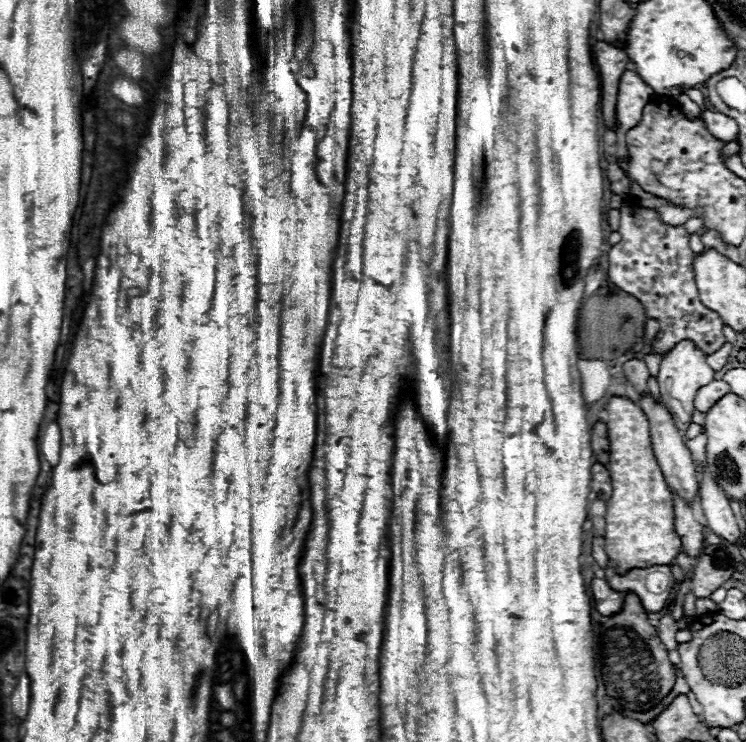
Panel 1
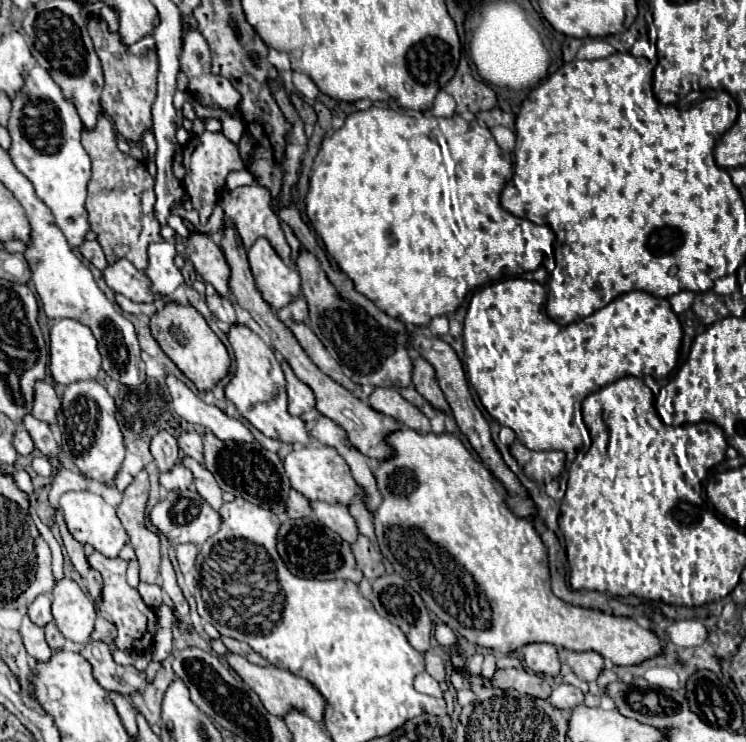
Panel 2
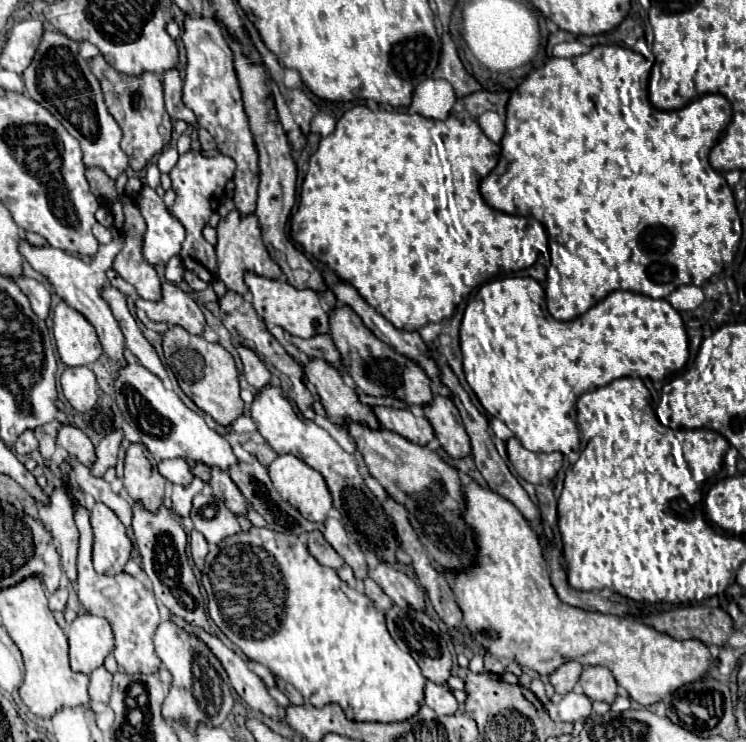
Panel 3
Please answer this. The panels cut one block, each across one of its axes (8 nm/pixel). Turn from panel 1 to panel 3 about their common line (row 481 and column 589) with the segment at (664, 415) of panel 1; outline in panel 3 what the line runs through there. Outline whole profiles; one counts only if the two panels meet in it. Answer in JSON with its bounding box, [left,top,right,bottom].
[580,666,616,704]

